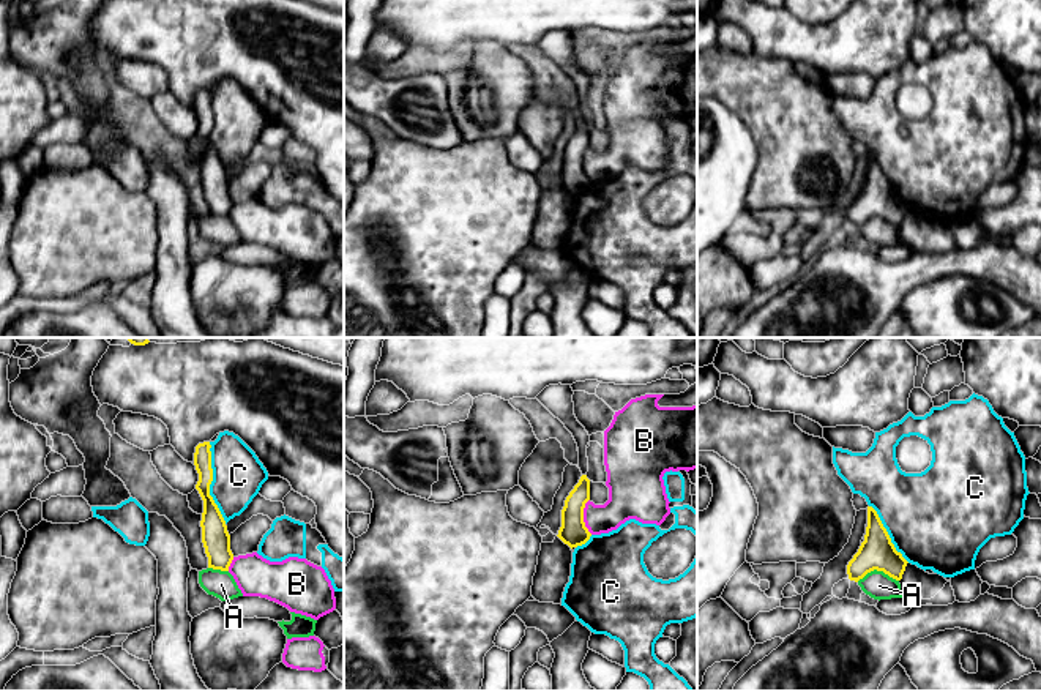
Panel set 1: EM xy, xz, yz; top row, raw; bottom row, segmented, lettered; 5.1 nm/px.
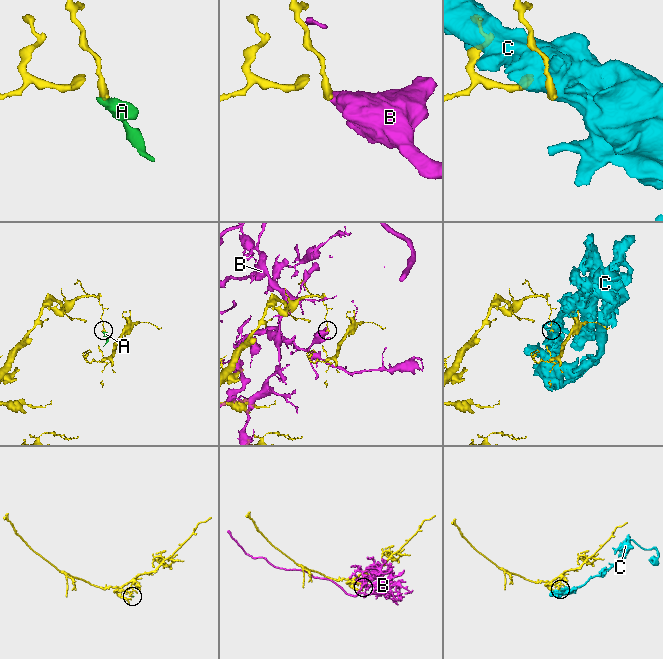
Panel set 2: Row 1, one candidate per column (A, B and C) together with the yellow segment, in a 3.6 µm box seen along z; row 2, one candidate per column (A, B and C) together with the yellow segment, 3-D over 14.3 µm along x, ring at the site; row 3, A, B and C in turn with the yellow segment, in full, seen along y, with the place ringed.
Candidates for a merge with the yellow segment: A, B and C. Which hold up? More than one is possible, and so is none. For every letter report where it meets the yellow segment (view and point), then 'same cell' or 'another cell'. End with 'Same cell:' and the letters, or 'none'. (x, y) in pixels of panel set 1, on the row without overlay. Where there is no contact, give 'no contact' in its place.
A: yz (877, 216) | another cell
B: xz (582, 163) | another cell
C: xy (210, 130) | another cell
Same cell: none

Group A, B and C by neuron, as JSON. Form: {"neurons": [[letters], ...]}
{"neurons": [["A"], ["B"], ["C"]]}

